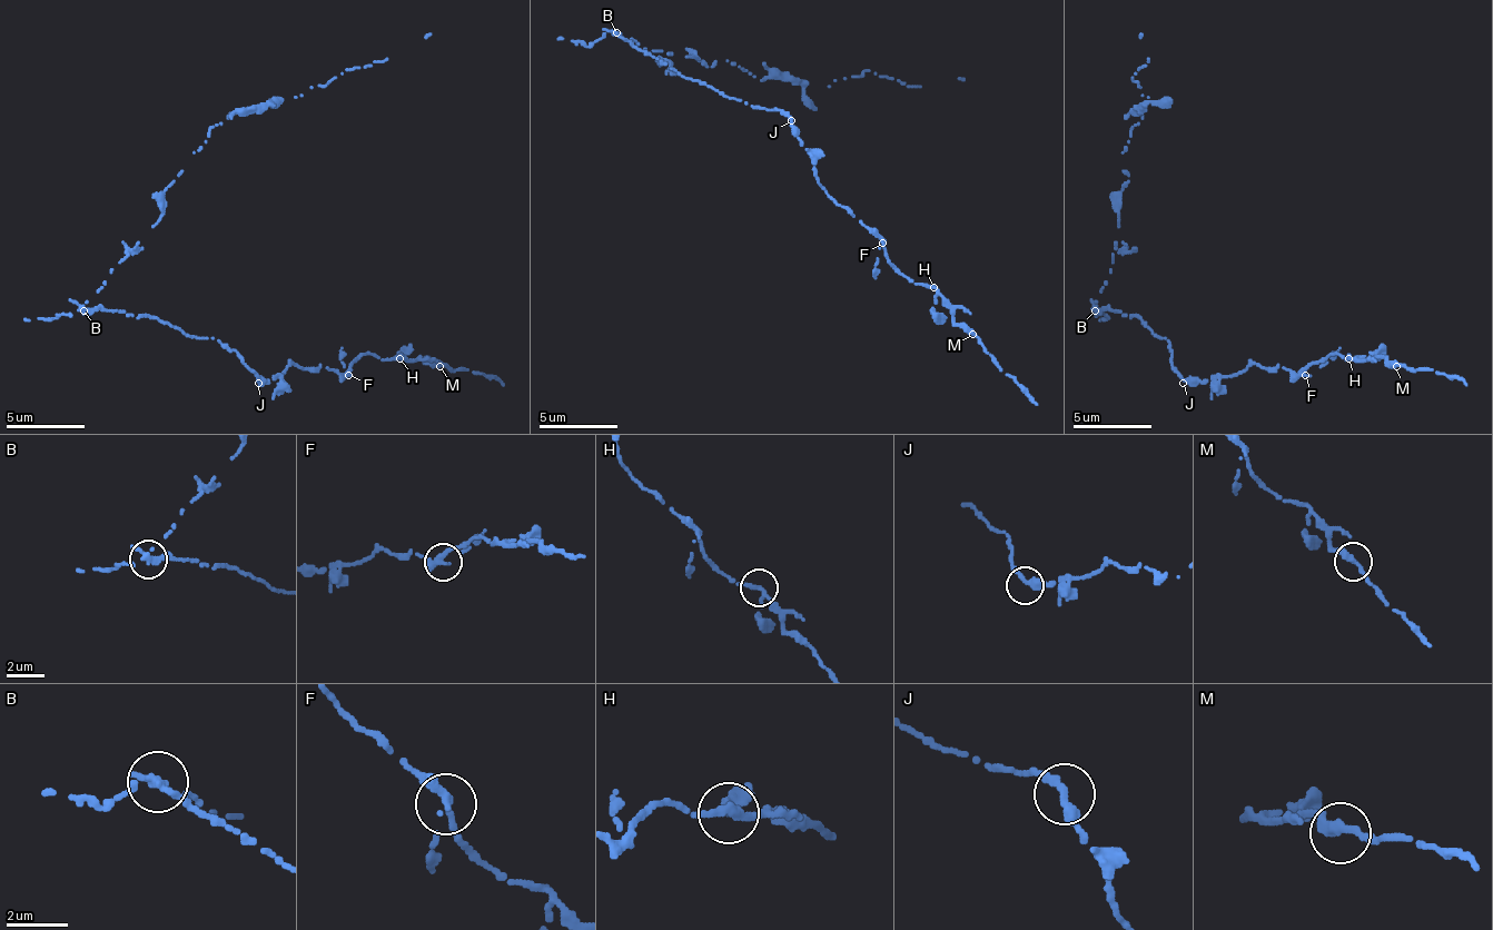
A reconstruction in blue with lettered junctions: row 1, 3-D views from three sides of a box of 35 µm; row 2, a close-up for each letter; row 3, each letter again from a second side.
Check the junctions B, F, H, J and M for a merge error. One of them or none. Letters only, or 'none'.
B

